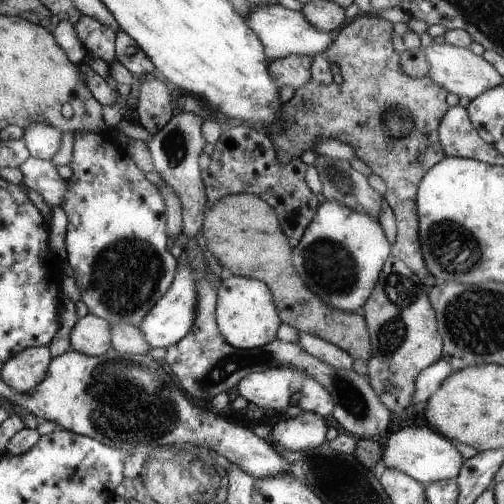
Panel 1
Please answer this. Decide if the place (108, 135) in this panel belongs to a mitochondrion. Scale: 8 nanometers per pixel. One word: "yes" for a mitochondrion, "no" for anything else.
no

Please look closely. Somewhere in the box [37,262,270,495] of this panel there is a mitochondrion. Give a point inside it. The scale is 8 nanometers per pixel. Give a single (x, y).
(108, 392)

